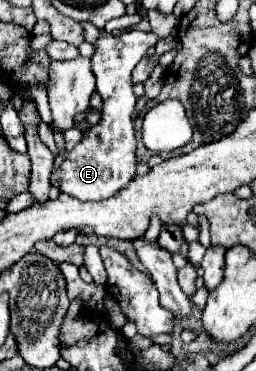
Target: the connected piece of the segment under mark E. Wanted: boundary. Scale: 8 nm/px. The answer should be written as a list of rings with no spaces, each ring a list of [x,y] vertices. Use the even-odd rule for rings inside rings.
[[[137,29],[127,31],[121,37],[113,37],[101,31],[99,41],[95,43],[95,55],[91,57],[93,75],[97,77],[97,93],[103,97],[101,121],[83,135],[83,139],[69,151],[61,167],[53,171],[51,185],[55,185],[61,193],[67,193],[81,201],[107,199],[135,177],[137,137],[133,127],[133,111],[137,95],[133,91],[131,75],[145,51],[153,47],[157,39],[159,37],[155,37],[153,33]]]

